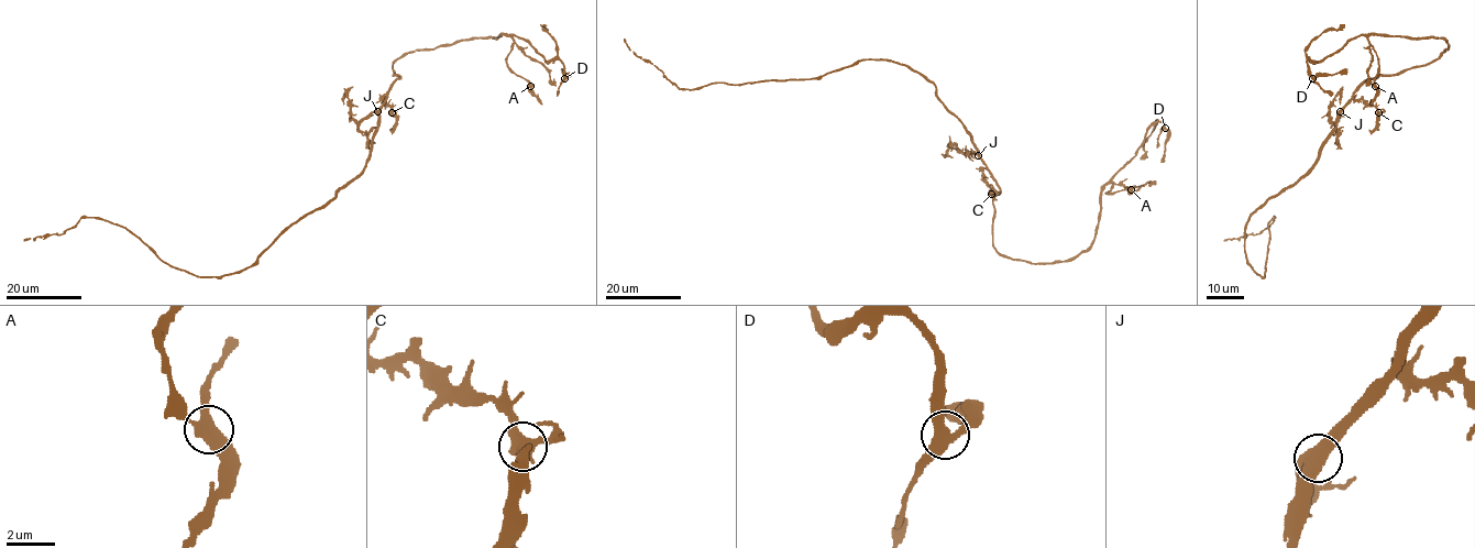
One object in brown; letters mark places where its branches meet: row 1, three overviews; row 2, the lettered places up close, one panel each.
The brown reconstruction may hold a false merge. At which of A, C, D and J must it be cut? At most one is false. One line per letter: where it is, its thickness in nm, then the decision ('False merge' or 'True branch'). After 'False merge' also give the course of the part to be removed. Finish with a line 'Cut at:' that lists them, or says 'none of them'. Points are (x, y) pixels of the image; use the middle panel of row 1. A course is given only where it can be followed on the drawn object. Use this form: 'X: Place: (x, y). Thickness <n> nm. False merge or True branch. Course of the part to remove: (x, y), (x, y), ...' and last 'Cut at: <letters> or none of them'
A: Place: (1131, 189). Thickness 460 nm. True branch
C: Place: (991, 194). Thickness 440 nm. True branch
D: Place: (1165, 128). Thickness 420 nm. True branch
J: Place: (978, 155). Thickness 480 nm. True branch
Cut at: none of them

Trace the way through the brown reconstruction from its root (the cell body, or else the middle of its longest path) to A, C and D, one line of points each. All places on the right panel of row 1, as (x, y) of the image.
A: (1323, 145), (1340, 109), (1366, 80), (1430, 64), (1449, 48), (1446, 40), (1369, 34), (1378, 59), (1375, 86)
C: (1323, 145), (1336, 125), (1336, 113), (1353, 95), (1355, 99), (1371, 103), (1378, 112)
D: (1323, 145), (1340, 109), (1366, 80), (1429, 65), (1449, 44), (1361, 34), (1319, 61), (1307, 59), (1312, 78)

